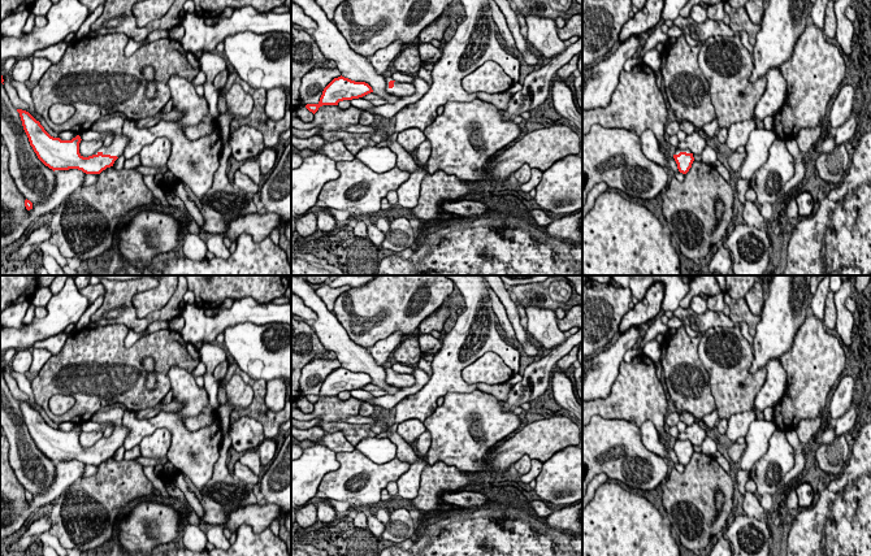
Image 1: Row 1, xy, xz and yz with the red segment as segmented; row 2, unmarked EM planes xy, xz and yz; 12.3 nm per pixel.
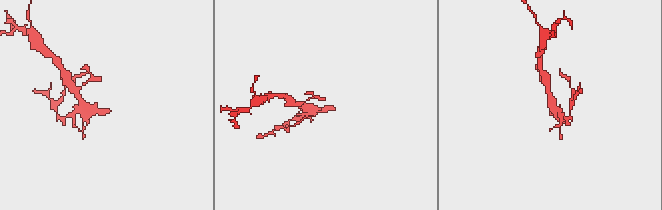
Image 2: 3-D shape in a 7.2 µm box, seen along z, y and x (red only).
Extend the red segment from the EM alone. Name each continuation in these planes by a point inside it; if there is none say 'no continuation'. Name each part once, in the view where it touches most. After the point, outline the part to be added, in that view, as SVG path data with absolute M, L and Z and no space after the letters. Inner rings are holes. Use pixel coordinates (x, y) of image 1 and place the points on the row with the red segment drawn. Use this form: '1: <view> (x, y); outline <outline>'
1: xy (115, 124); outline M110 116L108 118L101 118L96 121L91 126L91 130L98 133L105 133L105 131L114 133L112 144L109 147L103 145L94 155L98 155L99 152L101 152L103 155L110 155L117 157L124 155L124 151L129 143L129 140L122 135L124 122L125 120L121 116Z

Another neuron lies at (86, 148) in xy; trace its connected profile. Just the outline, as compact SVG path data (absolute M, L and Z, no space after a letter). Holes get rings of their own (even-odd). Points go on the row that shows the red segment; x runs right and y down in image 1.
M99 139L90 140L90 142L81 140L79 153L83 157L88 157L88 156L92 156L101 147L103 147L103 140L99 140Z

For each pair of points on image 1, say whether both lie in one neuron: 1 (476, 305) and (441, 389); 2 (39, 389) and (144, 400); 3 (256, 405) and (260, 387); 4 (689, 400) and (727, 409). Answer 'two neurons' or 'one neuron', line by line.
1: one neuron
2: one neuron
3: one neuron
4: two neurons

